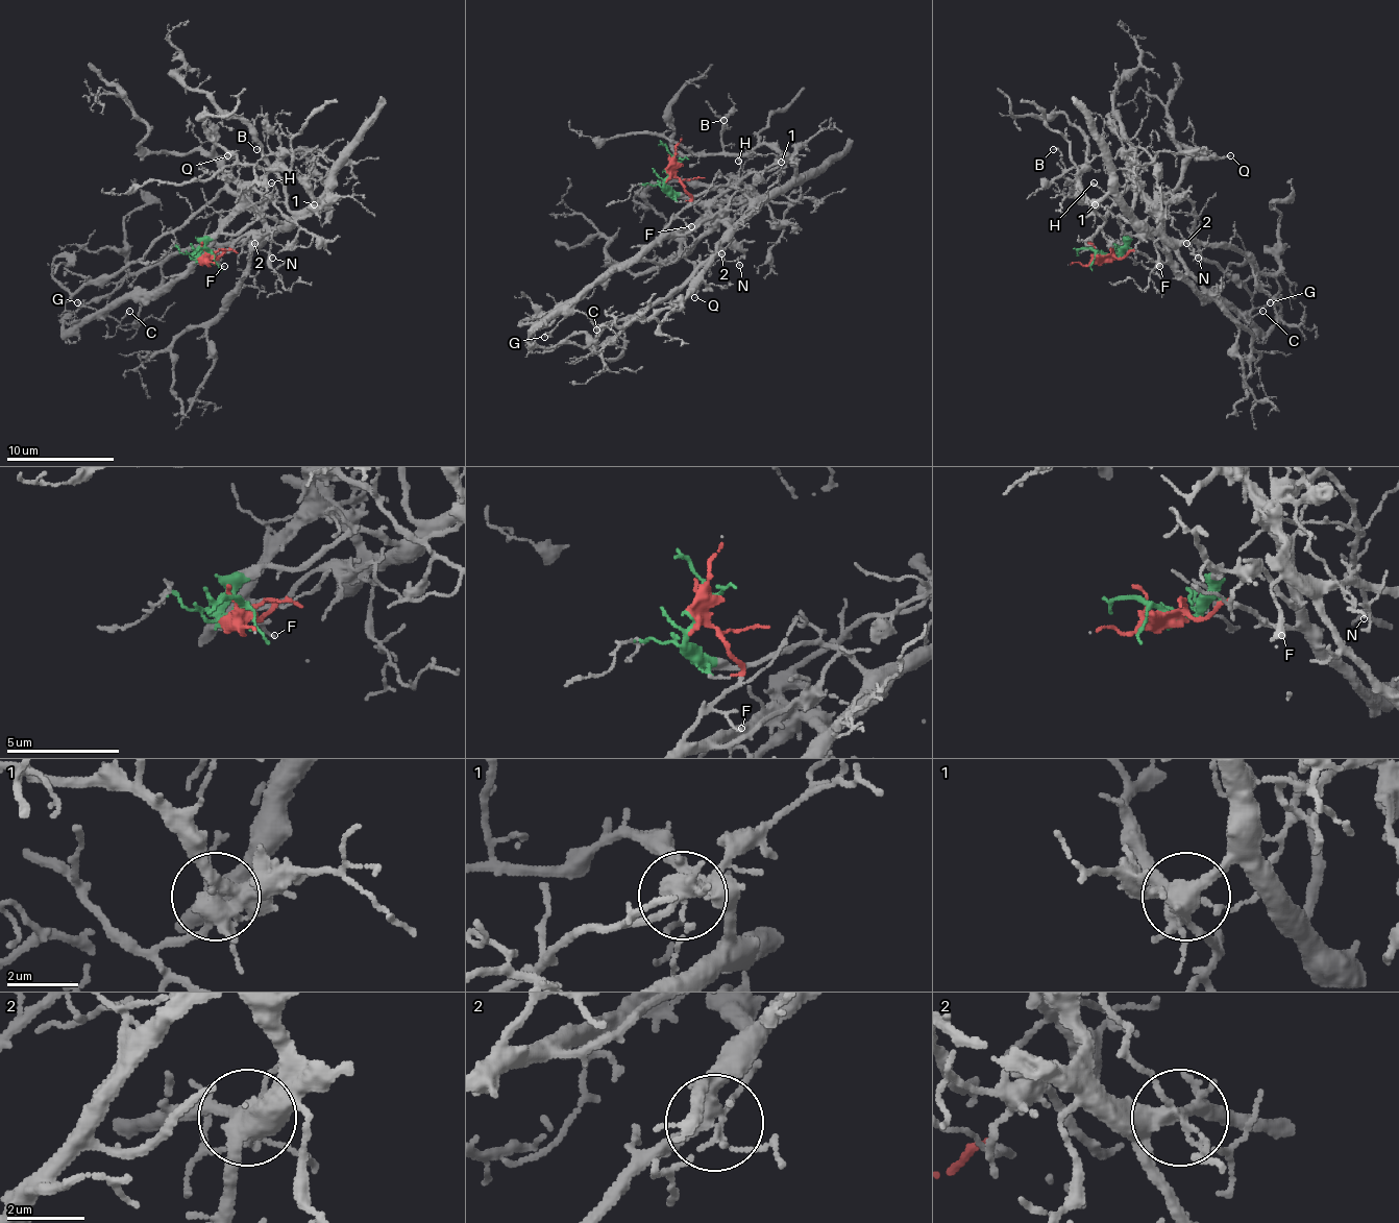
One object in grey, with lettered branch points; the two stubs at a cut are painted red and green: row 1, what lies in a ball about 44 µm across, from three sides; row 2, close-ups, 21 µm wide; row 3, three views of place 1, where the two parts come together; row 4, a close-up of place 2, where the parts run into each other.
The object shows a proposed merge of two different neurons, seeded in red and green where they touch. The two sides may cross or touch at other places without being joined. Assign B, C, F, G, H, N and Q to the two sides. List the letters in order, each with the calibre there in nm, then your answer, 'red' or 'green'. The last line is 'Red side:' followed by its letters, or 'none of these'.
B: 110 nm thick; green
C: 90 nm thick; red
F: 140 nm thick; red
G: 130 nm thick; red
H: 140 nm thick; red
N: 140 nm thick; green
Q: 120 nm thick; green
Red side: C, F, G, H

